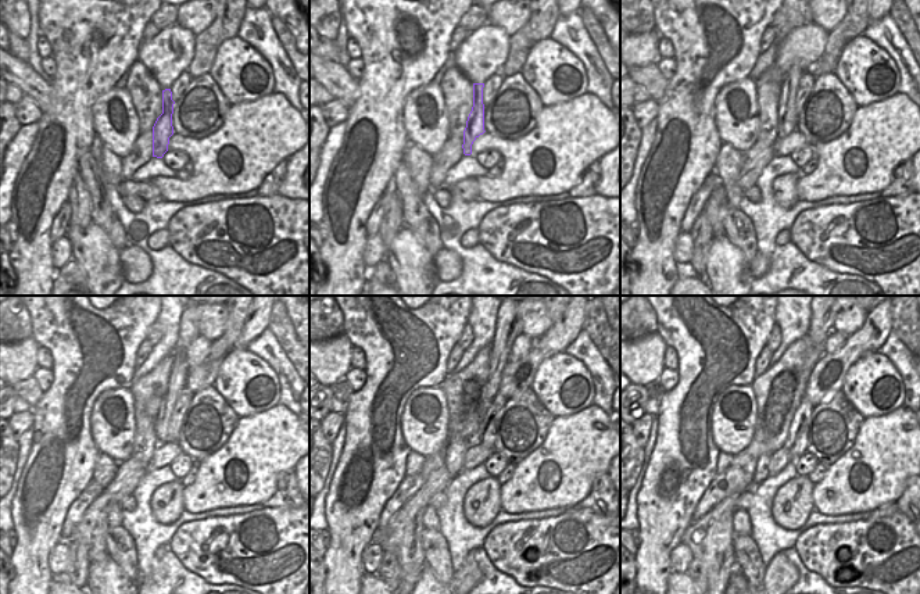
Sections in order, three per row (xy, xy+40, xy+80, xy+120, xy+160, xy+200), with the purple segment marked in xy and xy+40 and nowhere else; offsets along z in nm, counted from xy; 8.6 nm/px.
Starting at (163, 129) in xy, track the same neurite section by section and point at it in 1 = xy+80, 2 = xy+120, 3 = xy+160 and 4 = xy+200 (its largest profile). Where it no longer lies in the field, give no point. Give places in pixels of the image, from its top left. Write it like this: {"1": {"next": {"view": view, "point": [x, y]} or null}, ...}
{"1": {"next": {"view": "xy+80", "point": [787, 118]}}, "2": {"next": {"view": "xy+120", "point": [188, 328]}}, "3": {"next": {"view": "xy+160", "point": [508, 325]}}, "4": {"next": {"view": "xy+200", "point": [822, 324]}}}

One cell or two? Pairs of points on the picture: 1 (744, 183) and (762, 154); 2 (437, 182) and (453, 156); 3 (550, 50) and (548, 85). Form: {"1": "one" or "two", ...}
{"1": "one", "2": "one", "3": "one"}

